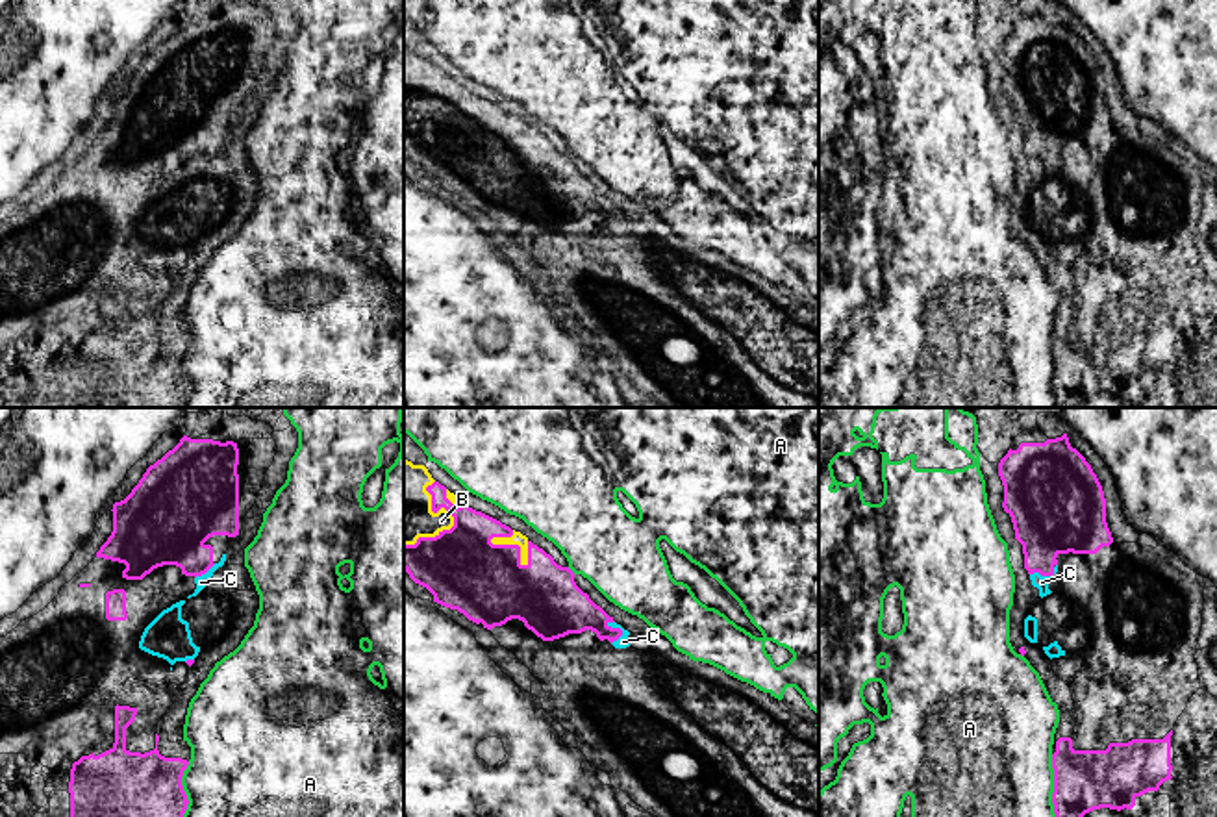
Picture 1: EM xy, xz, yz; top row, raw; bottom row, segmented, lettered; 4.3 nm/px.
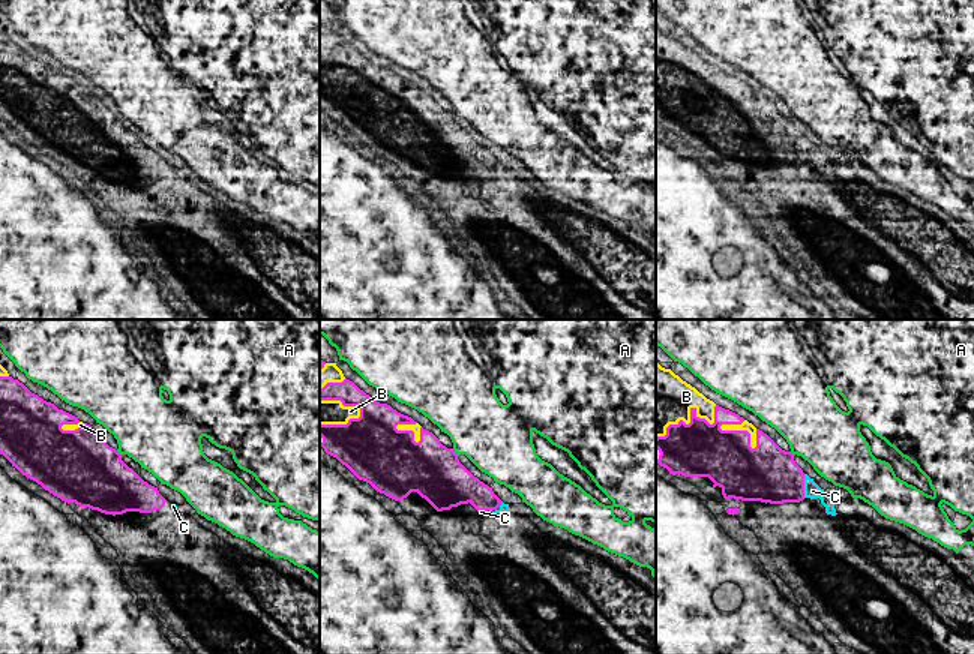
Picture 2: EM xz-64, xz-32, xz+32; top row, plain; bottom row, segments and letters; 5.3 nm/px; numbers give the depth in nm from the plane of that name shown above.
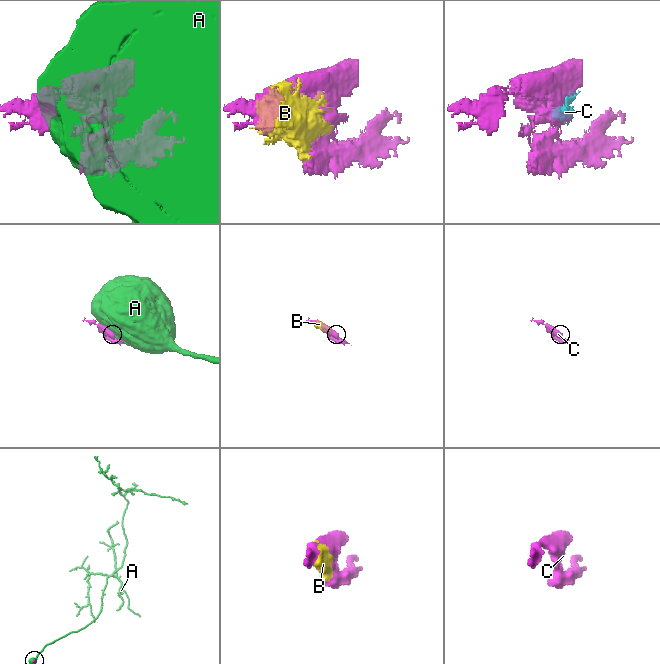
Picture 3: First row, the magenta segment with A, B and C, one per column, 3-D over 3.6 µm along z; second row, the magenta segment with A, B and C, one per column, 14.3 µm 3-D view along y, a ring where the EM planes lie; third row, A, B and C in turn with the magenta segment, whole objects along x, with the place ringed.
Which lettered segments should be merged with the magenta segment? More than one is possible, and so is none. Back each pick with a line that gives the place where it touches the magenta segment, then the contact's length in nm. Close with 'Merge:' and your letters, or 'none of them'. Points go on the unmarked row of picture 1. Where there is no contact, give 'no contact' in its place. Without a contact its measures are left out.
Merge: none of them

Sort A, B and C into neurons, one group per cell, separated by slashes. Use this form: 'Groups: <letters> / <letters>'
Groups: A / B C

